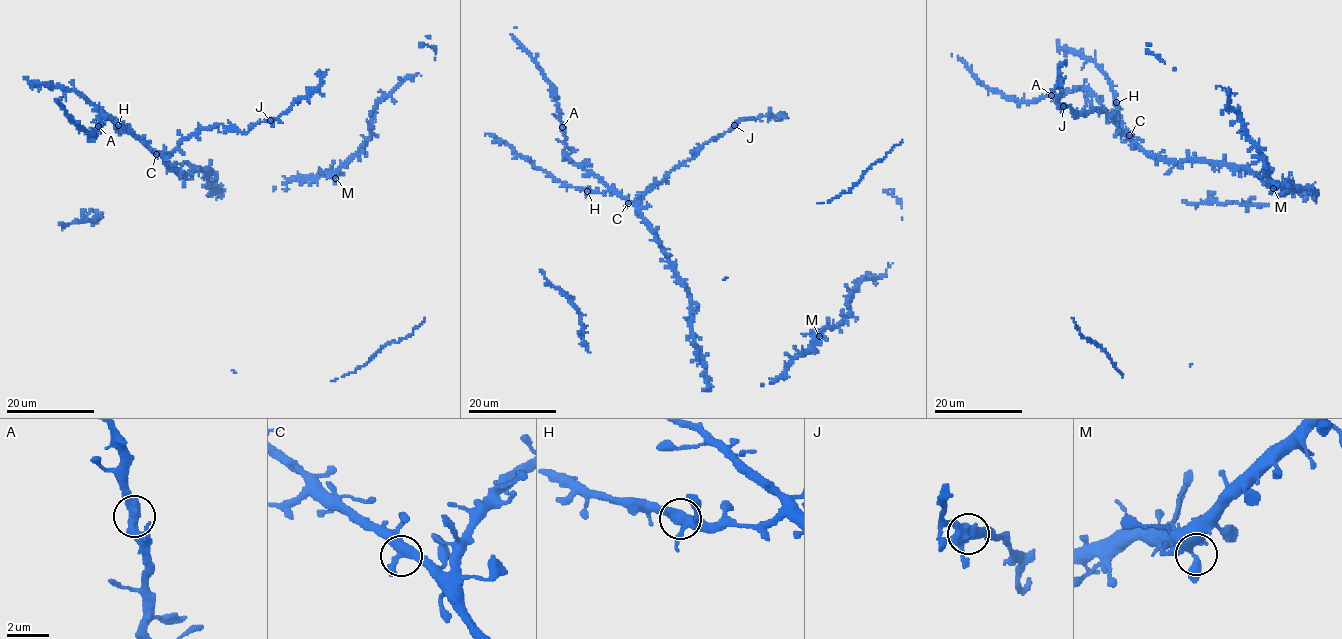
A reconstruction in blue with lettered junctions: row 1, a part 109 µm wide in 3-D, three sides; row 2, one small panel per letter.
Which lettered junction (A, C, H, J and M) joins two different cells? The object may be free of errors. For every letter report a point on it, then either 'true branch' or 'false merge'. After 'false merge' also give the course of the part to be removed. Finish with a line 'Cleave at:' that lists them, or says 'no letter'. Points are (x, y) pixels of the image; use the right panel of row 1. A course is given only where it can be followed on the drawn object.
A: at (1051, 95); true branch
C: at (1129, 135); true branch
H: at (1116, 102); true branch
J: at (1063, 106); true branch
M: at (1273, 188); true branch
Cleave at: no letter

